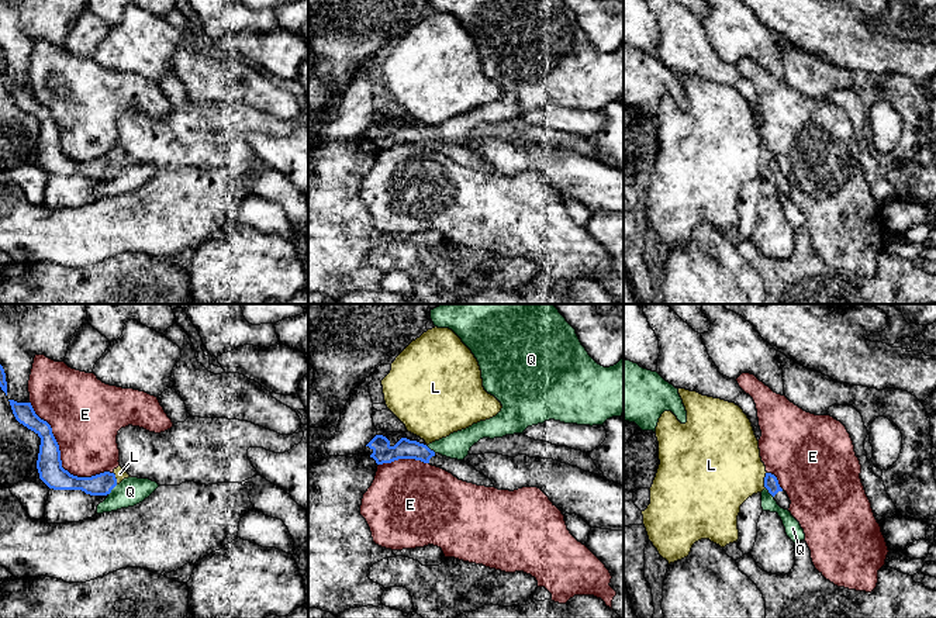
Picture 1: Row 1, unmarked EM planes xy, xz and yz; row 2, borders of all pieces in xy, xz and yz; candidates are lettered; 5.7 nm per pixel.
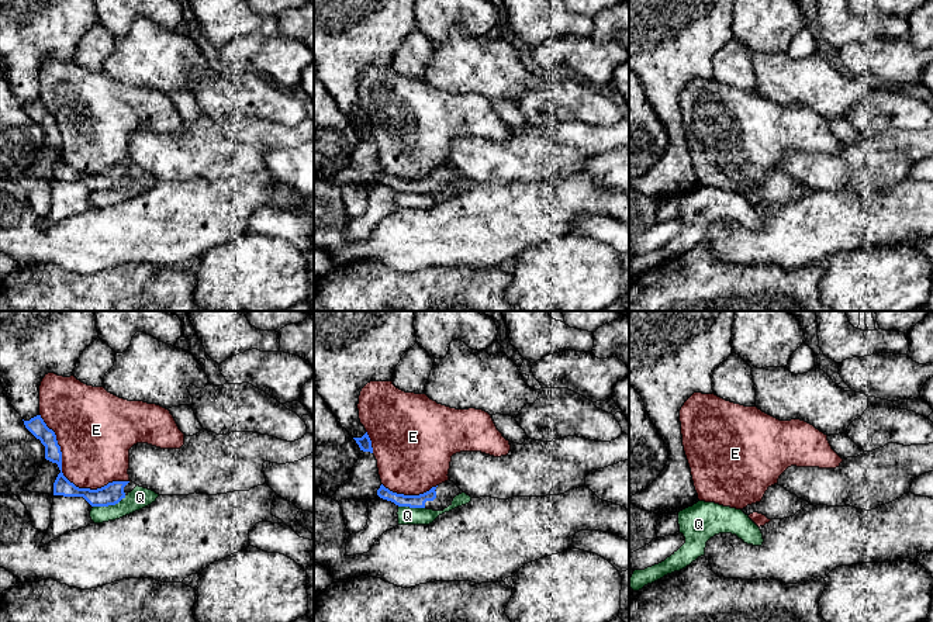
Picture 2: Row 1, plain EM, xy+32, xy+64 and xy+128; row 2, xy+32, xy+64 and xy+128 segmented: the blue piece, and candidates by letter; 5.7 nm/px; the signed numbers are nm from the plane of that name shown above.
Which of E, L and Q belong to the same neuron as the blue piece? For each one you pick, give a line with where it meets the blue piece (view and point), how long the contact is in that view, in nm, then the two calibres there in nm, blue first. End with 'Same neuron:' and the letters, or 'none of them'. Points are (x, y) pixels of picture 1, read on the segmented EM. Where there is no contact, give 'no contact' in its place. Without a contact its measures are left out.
Same neuron: none of them

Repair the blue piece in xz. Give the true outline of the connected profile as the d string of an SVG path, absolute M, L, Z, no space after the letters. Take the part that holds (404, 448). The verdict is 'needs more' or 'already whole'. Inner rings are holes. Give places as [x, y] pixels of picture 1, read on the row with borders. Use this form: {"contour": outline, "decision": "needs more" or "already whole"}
{"contour": "M376 435L366 446L373 450L370 458L373 458L377 465L391 463L398 459L415 459L441 467L452 473L459 480L477 486L494 487L488 477L477 472L464 460L450 459L435 453L426 445L417 441L401 438L394 446L391 446L386 436Z", "decision": "needs more"}

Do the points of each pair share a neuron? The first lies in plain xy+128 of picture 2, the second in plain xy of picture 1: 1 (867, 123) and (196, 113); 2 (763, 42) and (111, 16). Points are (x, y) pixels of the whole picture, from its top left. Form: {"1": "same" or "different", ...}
{"1": "different", "2": "same"}

